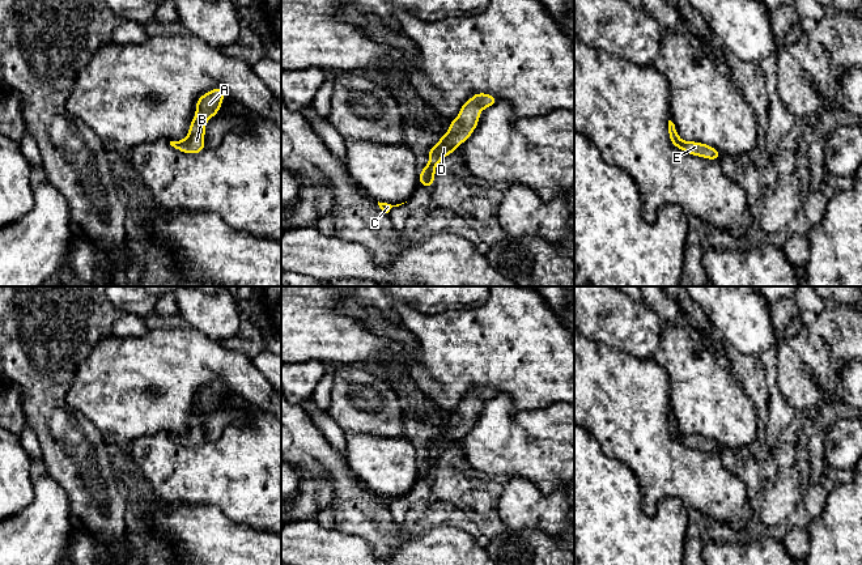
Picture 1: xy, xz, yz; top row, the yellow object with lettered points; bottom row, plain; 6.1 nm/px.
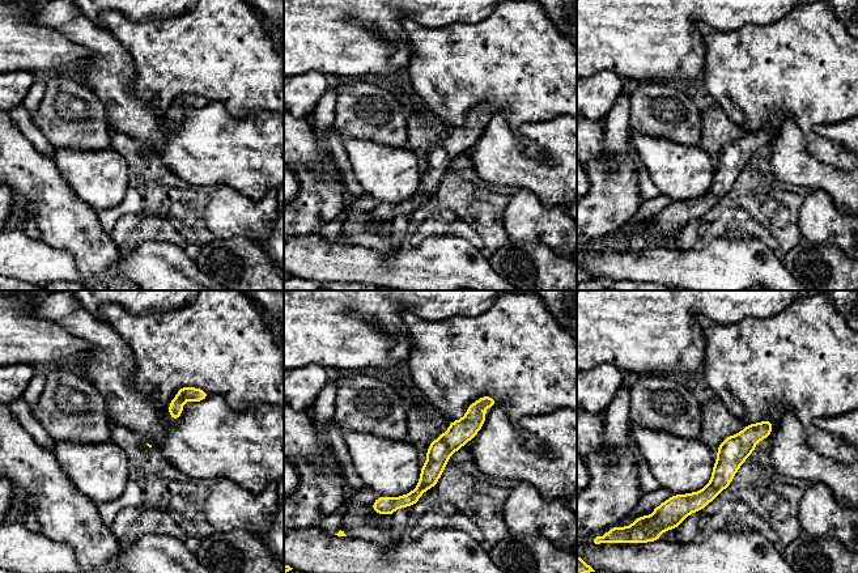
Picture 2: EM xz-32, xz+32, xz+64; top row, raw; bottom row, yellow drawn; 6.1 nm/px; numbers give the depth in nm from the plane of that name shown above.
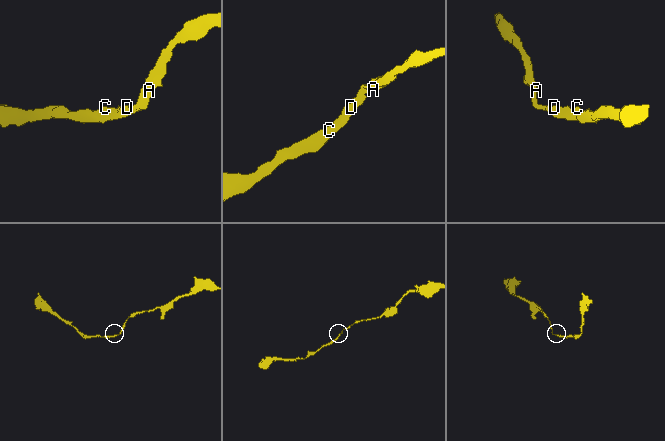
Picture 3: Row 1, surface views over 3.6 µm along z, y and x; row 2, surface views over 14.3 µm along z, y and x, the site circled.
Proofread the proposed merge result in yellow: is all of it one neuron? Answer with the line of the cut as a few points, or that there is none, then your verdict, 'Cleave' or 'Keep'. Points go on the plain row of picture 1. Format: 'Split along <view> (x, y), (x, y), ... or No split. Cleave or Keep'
No split. Keep

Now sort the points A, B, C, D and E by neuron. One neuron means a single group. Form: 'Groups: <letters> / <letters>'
Groups: A B C D E

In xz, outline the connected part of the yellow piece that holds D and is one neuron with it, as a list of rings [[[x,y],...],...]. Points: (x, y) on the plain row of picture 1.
[[[476,386],[462,398],[458,411],[449,417],[449,426],[441,429],[440,434],[428,443],[430,453],[420,466],[419,477],[433,480],[436,459],[471,429],[479,416],[480,404],[497,395],[494,388]]]

